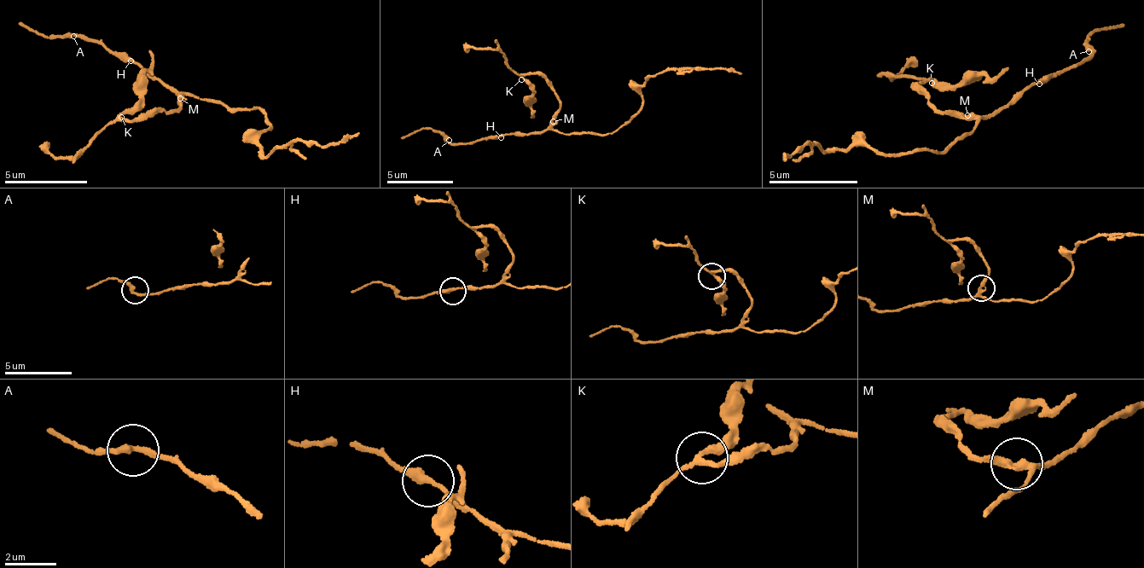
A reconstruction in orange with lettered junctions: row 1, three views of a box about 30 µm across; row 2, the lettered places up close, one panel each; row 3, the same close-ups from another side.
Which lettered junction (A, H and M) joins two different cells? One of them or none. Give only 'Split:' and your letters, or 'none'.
Split: M

